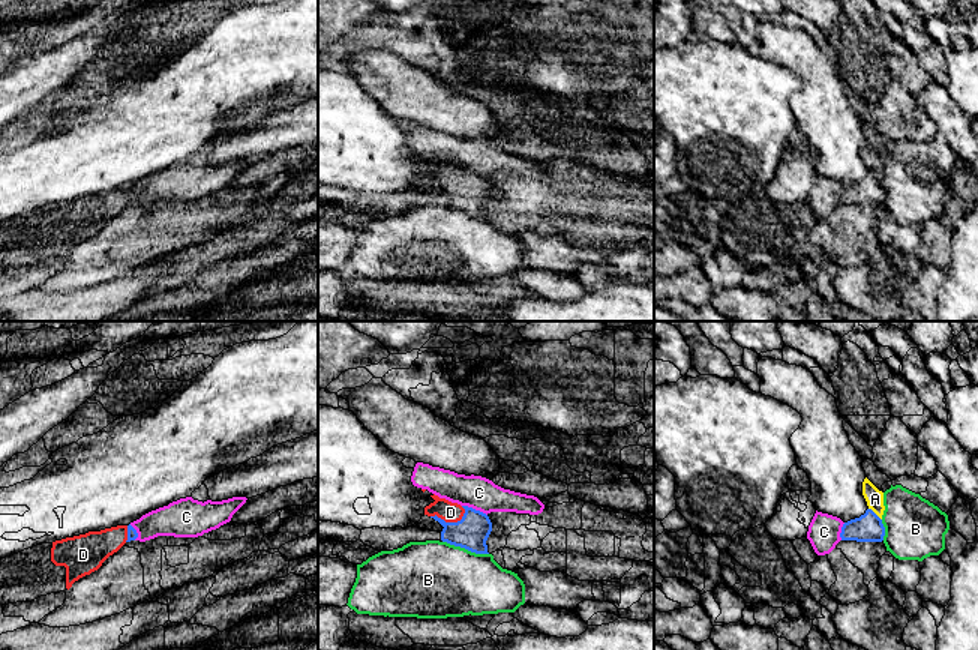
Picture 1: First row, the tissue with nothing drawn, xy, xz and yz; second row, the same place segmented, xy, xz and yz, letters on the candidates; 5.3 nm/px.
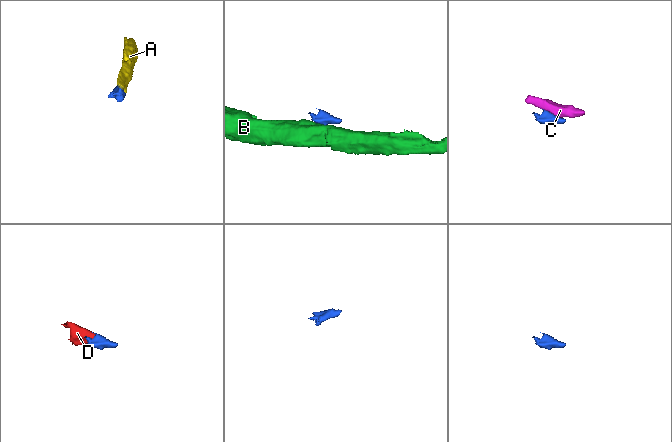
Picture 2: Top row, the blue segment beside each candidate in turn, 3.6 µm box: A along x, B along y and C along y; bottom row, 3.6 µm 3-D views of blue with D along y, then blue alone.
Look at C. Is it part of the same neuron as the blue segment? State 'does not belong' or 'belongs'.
does not belong

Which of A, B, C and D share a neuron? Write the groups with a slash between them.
A D / B / C

